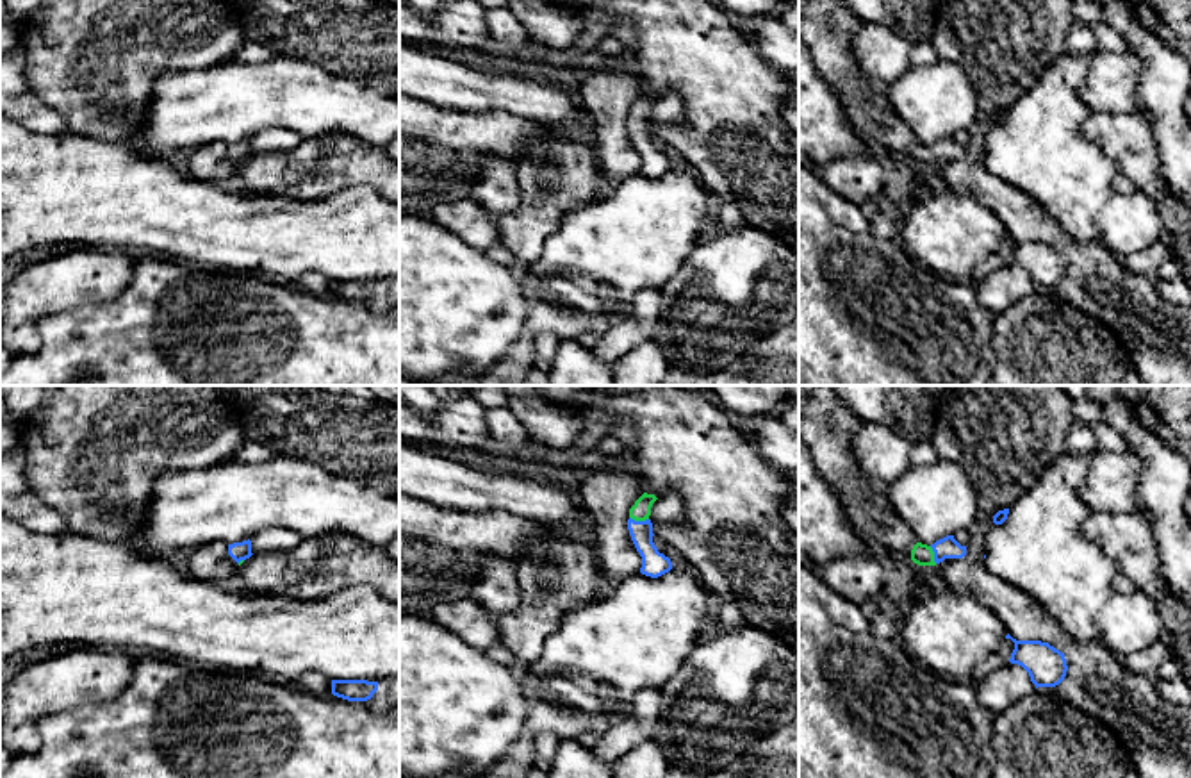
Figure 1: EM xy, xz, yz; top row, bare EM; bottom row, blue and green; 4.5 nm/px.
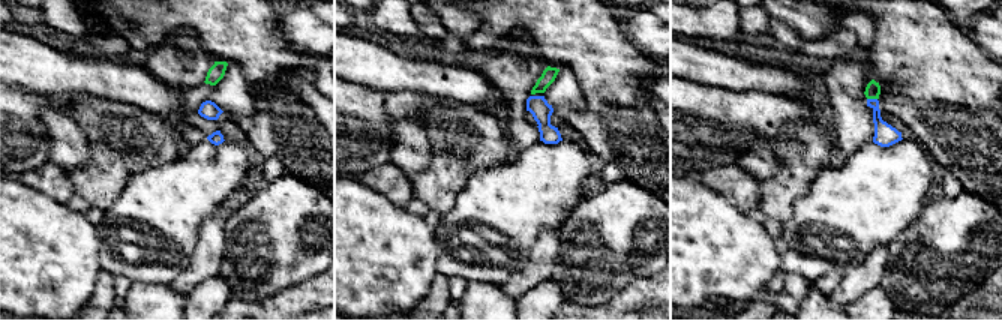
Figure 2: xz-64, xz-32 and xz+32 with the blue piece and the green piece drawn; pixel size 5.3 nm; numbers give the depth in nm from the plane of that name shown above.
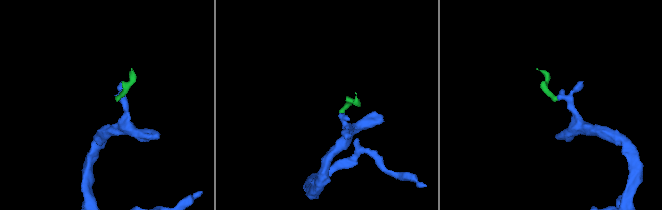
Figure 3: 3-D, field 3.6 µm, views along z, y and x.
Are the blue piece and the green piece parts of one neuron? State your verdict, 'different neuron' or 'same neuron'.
same neuron

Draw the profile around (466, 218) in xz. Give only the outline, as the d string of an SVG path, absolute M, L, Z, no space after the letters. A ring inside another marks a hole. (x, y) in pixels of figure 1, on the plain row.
M472 198L440 205L430 218L483 253L501 243L496 214Z

